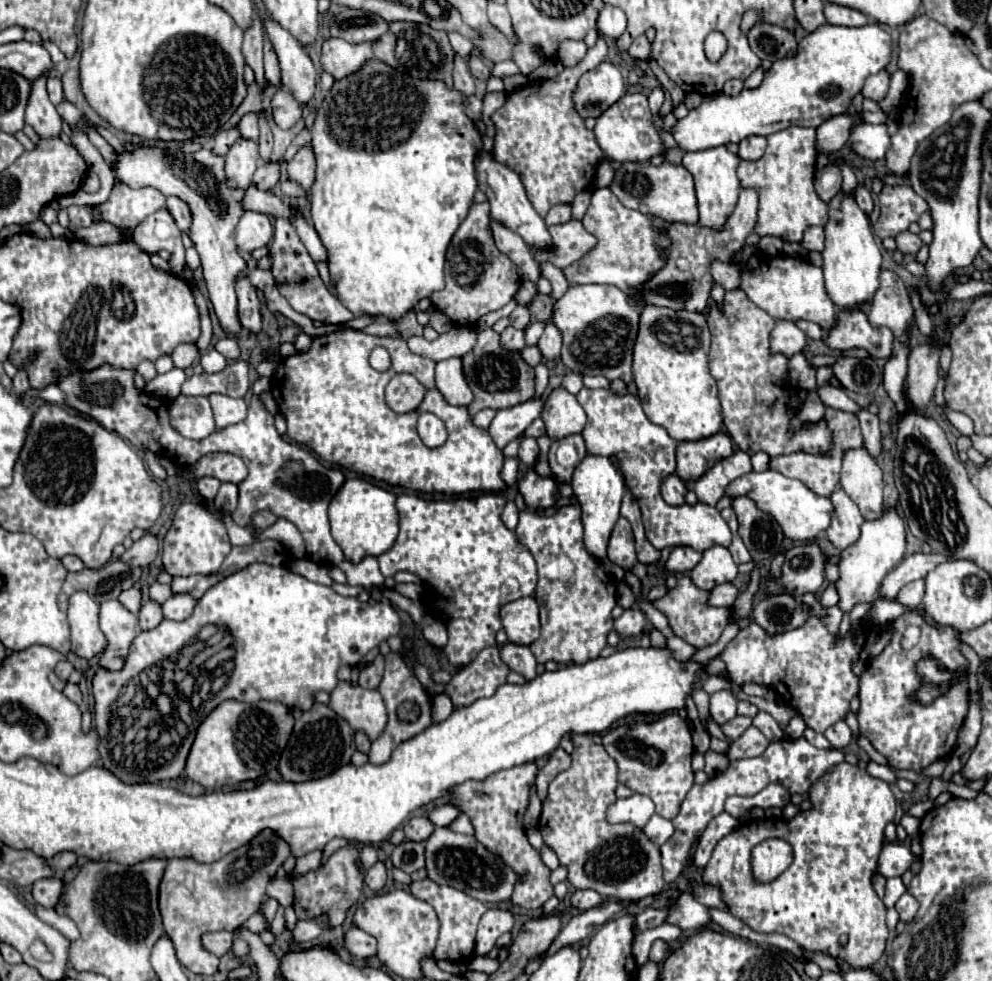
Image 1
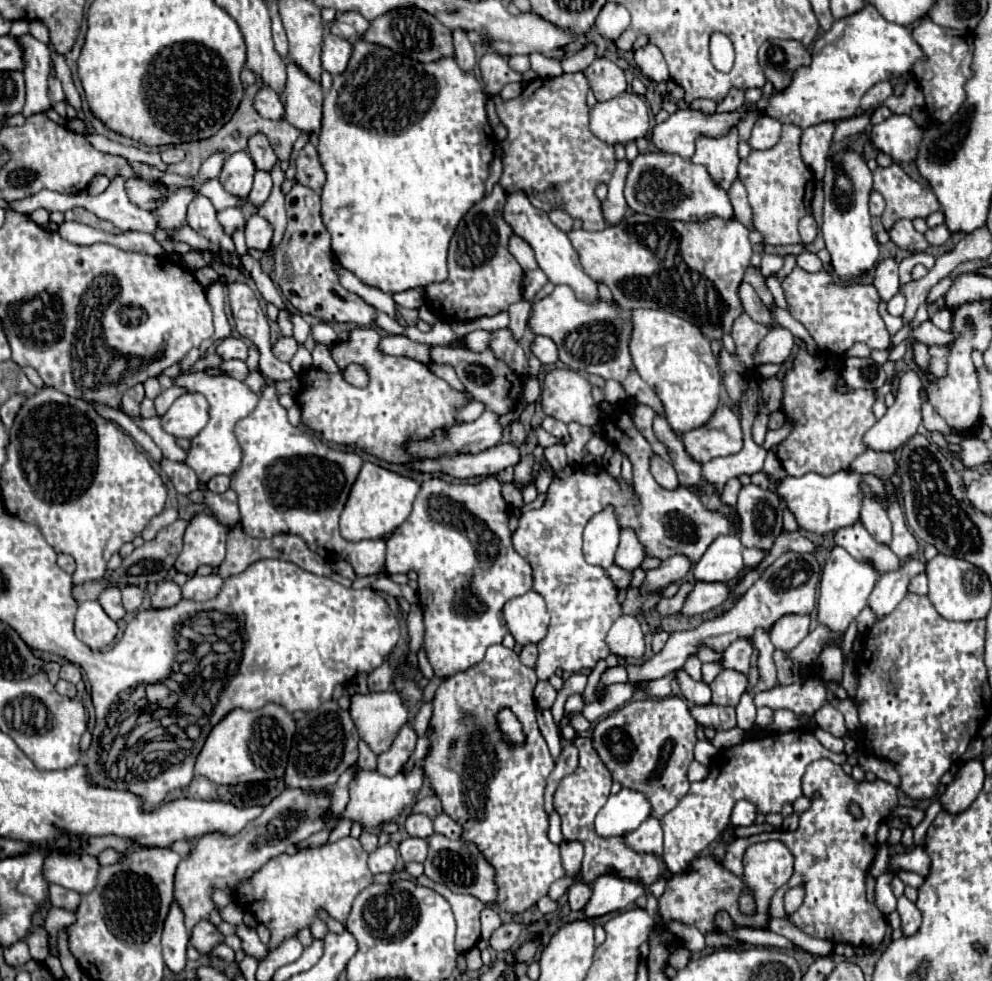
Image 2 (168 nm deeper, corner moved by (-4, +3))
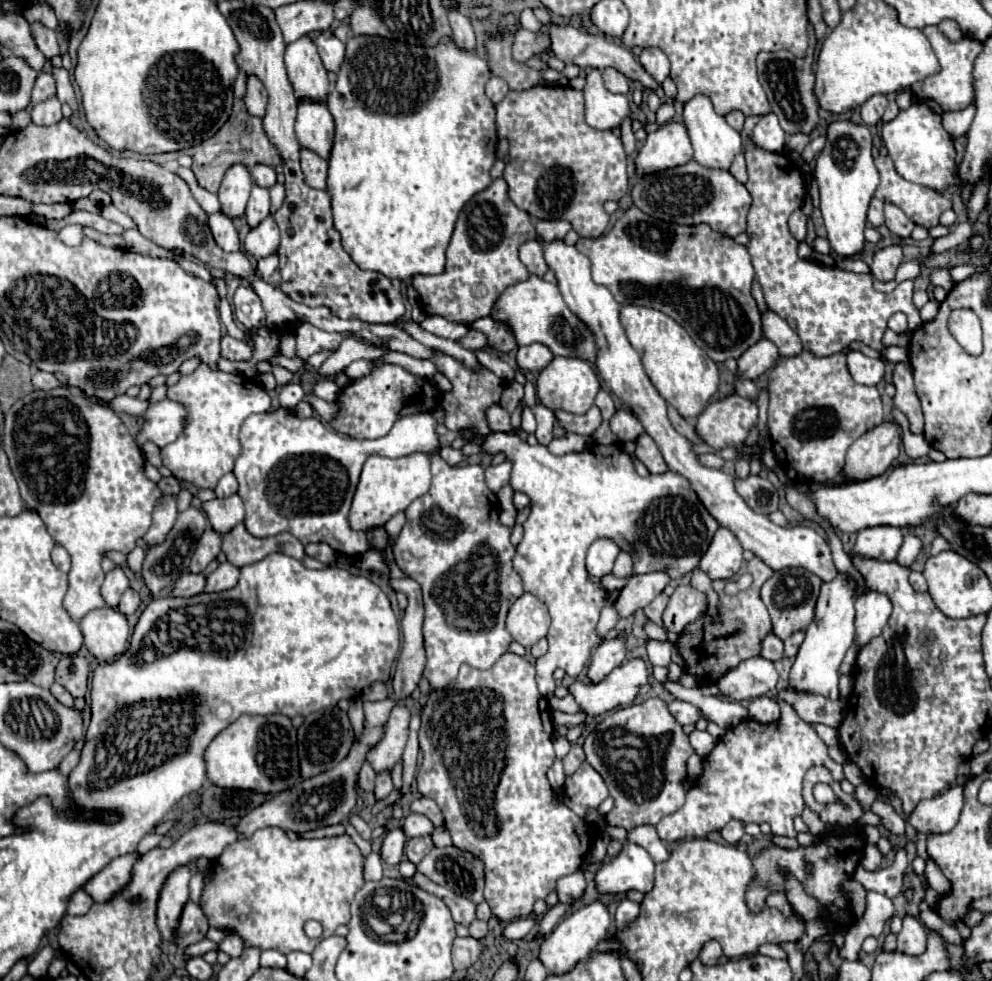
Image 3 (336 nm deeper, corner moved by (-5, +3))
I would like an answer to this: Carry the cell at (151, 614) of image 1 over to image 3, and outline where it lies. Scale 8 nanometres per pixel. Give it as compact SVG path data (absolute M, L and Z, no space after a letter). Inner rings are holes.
M184 573L178 581L176 581L176 587L172 591L172 595L176 597L192 597L192 595L198 595L204 591L204 585L206 585L206 575L198 573Z

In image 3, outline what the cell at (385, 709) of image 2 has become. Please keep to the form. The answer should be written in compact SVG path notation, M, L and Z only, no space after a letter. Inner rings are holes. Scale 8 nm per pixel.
M398 703L392 709L390 719L384 727L382 741L376 747L372 747L366 757L376 773L384 773L384 769L392 771L394 765L402 761L402 753L408 741L408 723L410 723L410 711L406 709L406 705Z

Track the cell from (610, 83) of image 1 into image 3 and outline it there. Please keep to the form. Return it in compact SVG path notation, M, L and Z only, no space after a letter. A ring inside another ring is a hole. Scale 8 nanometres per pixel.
M604 69L602 77L604 77L604 85L606 85L608 91L612 91L612 93L628 93L628 79L620 71Z

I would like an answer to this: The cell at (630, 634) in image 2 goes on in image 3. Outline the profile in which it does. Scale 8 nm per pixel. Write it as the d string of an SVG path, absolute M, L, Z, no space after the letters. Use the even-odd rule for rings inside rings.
M606 639L598 645L598 649L592 655L592 661L588 665L588 679L592 683L602 681L612 673L612 669L620 667L626 657L626 647L624 639Z

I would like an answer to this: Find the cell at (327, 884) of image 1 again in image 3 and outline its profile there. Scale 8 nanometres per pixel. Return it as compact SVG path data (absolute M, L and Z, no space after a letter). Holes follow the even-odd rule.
M258 829L252 837L240 839L224 849L212 863L210 879L204 885L200 909L208 917L210 927L238 935L244 947L276 949L284 955L292 951L312 953L320 939L310 939L304 933L304 923L314 919L324 927L322 937L334 935L338 925L346 925L350 917L350 903L356 891L364 885L362 877L364 857L348 835L326 839L290 839L282 829Z

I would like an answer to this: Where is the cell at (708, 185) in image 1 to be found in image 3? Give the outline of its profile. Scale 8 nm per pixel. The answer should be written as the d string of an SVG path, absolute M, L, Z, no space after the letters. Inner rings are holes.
M696 95L684 105L684 125L688 129L692 147L694 147L694 161L698 161L704 167L712 169L728 169L734 155L740 153L740 133L732 129L724 117L720 117L714 107L710 97Z

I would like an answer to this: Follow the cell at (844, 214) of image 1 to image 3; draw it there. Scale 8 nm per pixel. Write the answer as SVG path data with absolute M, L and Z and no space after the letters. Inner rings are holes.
M834 121L828 125L828 141L816 157L814 179L820 189L820 211L828 231L828 241L838 257L852 257L864 247L866 211L880 183L872 159L872 135L866 125L852 121Z

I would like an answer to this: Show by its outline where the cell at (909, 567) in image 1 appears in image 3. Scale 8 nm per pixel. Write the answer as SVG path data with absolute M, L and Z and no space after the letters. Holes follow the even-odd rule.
M870 591L868 595L858 595L856 599L856 645L862 649L872 641L872 637L878 637L888 623L888 617L892 613L892 603L886 595Z

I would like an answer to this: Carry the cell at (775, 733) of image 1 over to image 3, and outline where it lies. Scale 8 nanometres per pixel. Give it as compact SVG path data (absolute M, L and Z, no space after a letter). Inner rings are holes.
M756 697L748 705L748 713L750 713L750 719L754 719L754 721L772 723L772 721L776 721L780 717L780 707L770 697Z

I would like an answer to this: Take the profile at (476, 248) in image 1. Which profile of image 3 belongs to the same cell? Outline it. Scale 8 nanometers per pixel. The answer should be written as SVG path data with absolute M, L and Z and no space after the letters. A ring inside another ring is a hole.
M500 177L480 193L476 193L460 211L448 251L446 269L440 275L416 275L412 287L422 299L422 309L428 315L440 315L454 323L466 323L490 315L494 299L508 285L528 279L528 269L518 259L518 249L524 241L536 239L530 215L518 209L508 197L508 185ZM474 289L486 289L474 295Z

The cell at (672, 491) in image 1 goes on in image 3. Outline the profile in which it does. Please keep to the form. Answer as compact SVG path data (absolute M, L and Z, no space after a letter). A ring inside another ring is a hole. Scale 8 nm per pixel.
M642 433L634 441L634 445L636 445L636 449L634 449L636 459L642 461L650 469L650 473L664 473L668 469L666 463L664 463L664 457L660 453L660 449L656 447L656 443L654 443L654 439L650 435Z

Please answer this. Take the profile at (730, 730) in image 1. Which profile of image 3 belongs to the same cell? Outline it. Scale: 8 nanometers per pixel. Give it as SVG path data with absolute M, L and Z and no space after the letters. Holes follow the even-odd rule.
M678 699L668 703L668 711L676 717L676 721L680 721L680 725L694 725L700 717L698 707L694 707L686 701L678 701Z

